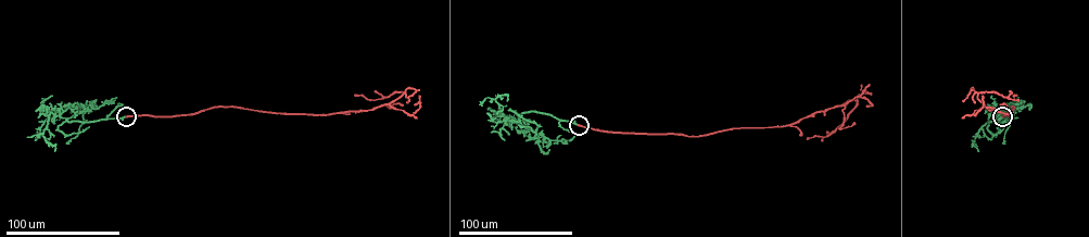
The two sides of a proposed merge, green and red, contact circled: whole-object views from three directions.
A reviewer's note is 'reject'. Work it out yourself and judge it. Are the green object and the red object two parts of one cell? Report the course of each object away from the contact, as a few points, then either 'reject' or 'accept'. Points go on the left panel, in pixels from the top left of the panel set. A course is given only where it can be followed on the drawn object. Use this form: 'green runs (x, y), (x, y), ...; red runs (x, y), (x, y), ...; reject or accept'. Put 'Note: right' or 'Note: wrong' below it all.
green runs (126, 116), (70, 122), (67, 119), (84, 110), (80, 107), (84, 122), (77, 135), (66, 142); red runs (126, 116), (191, 114), (231, 107), (328, 114), (372, 110), (405, 92), (376, 100), (354, 95); accept
Note: wrong

